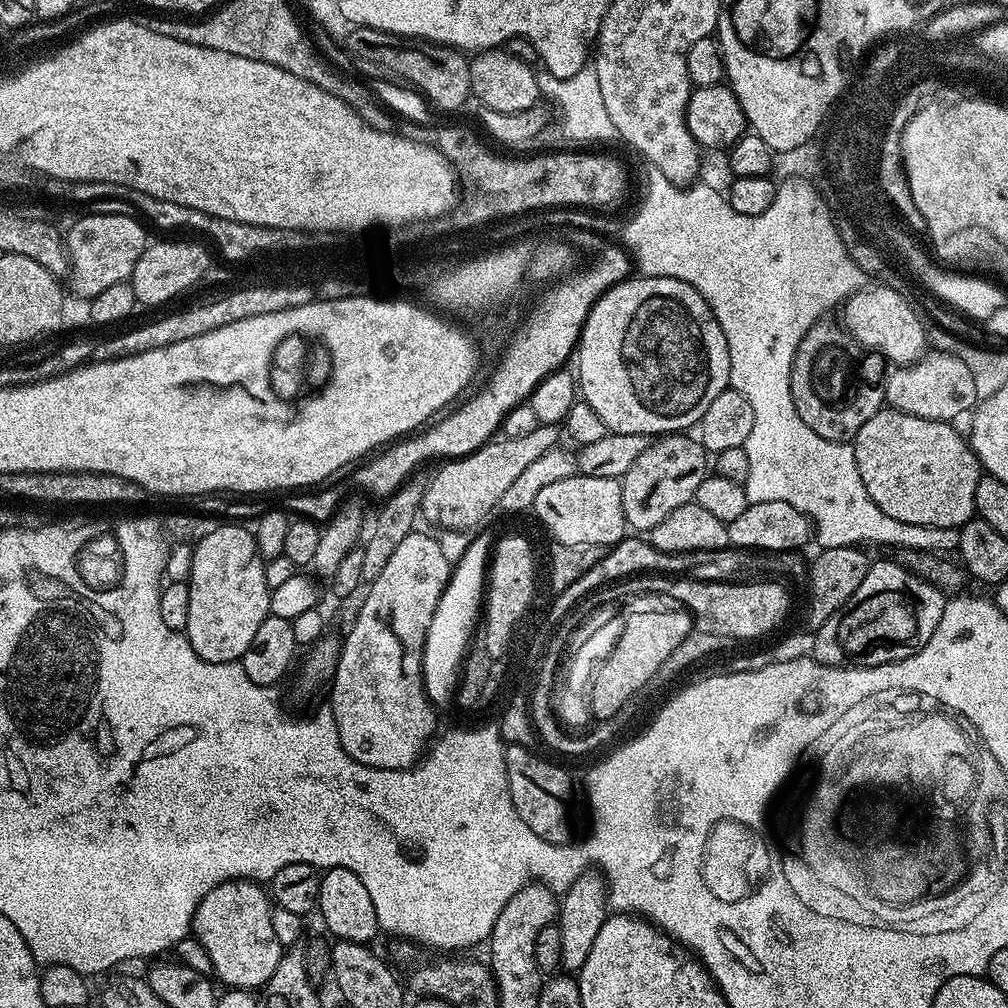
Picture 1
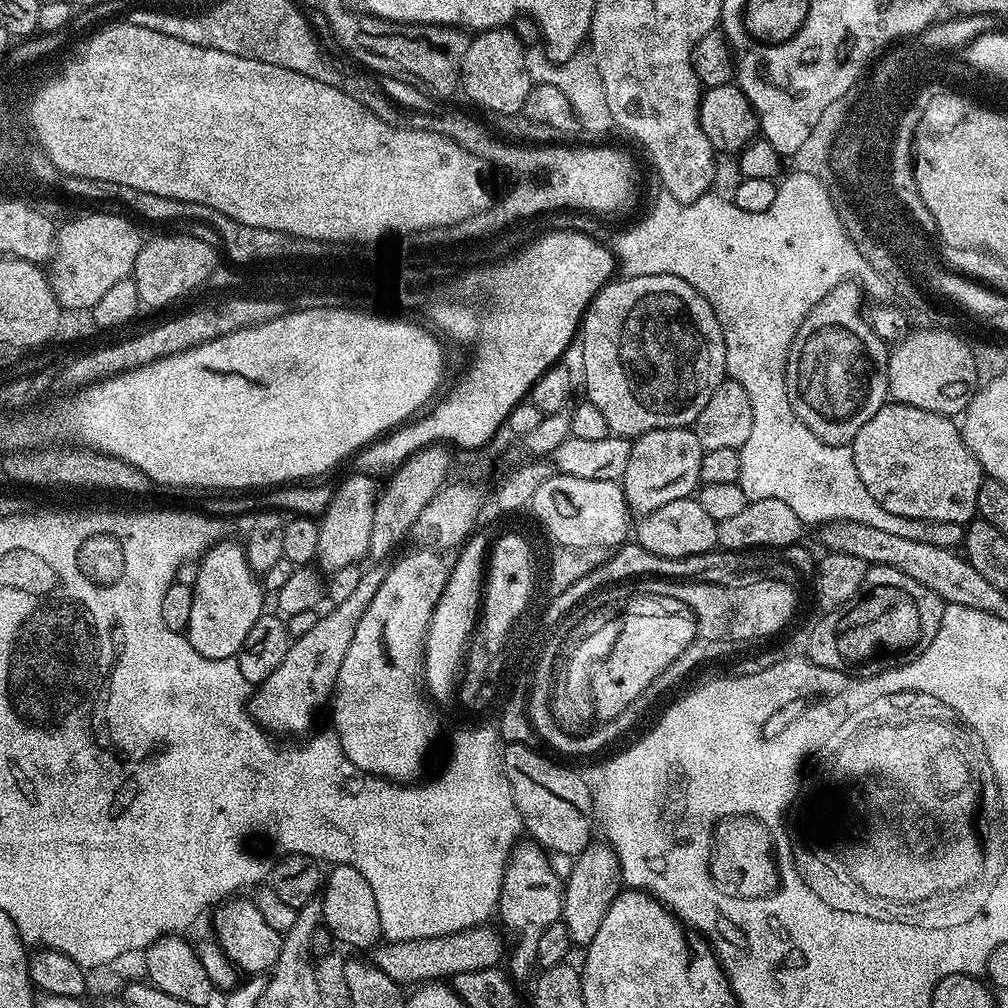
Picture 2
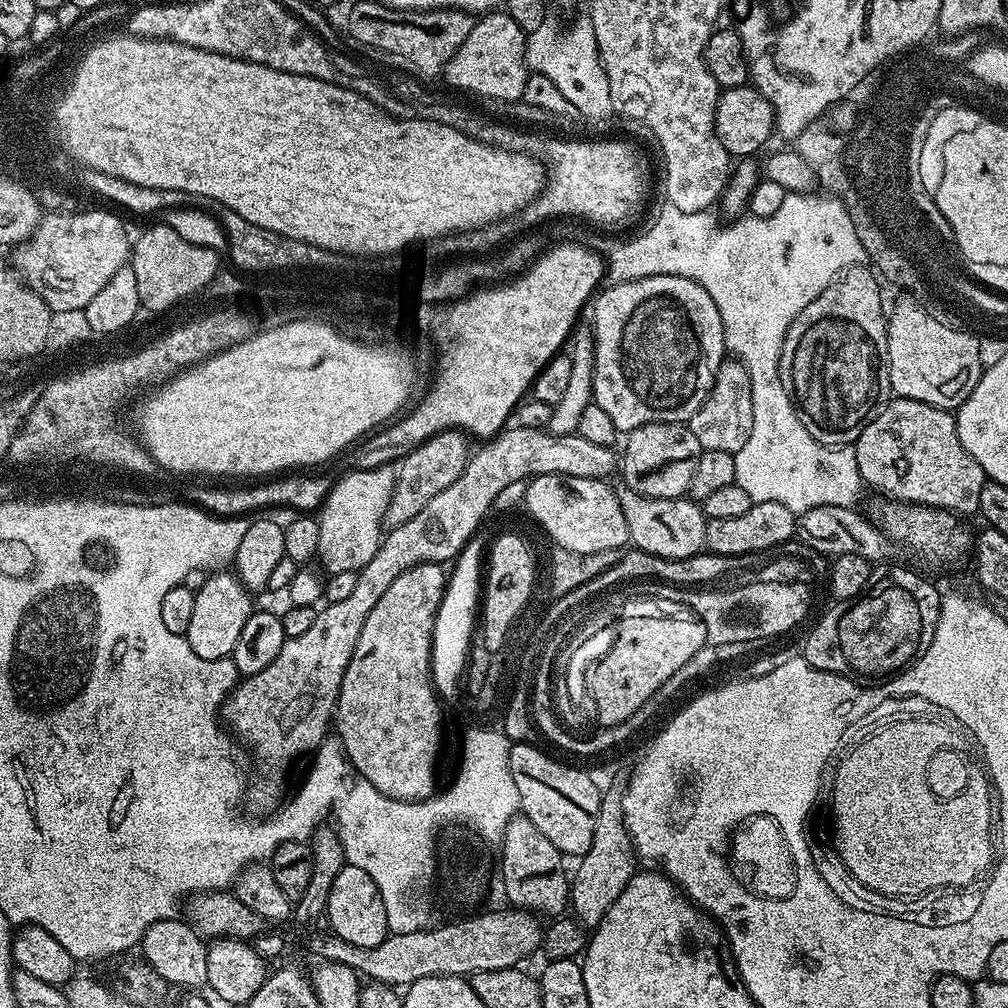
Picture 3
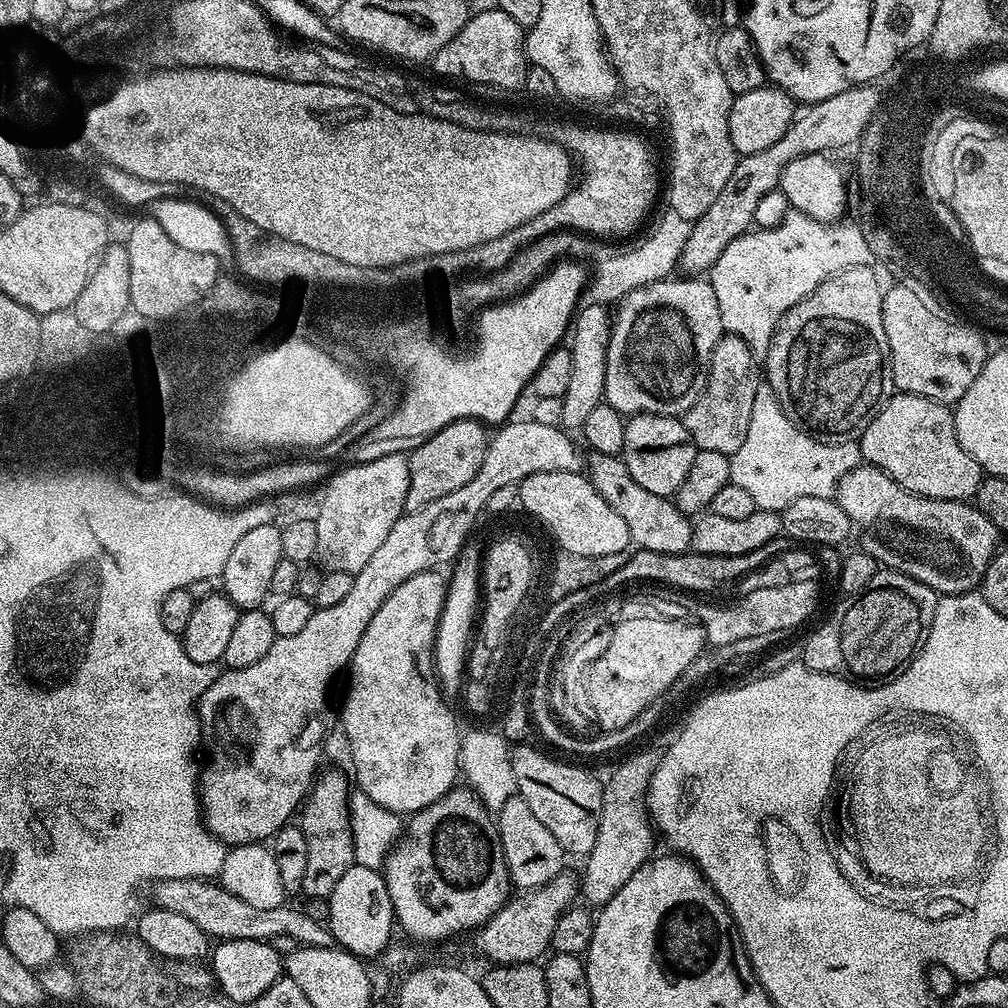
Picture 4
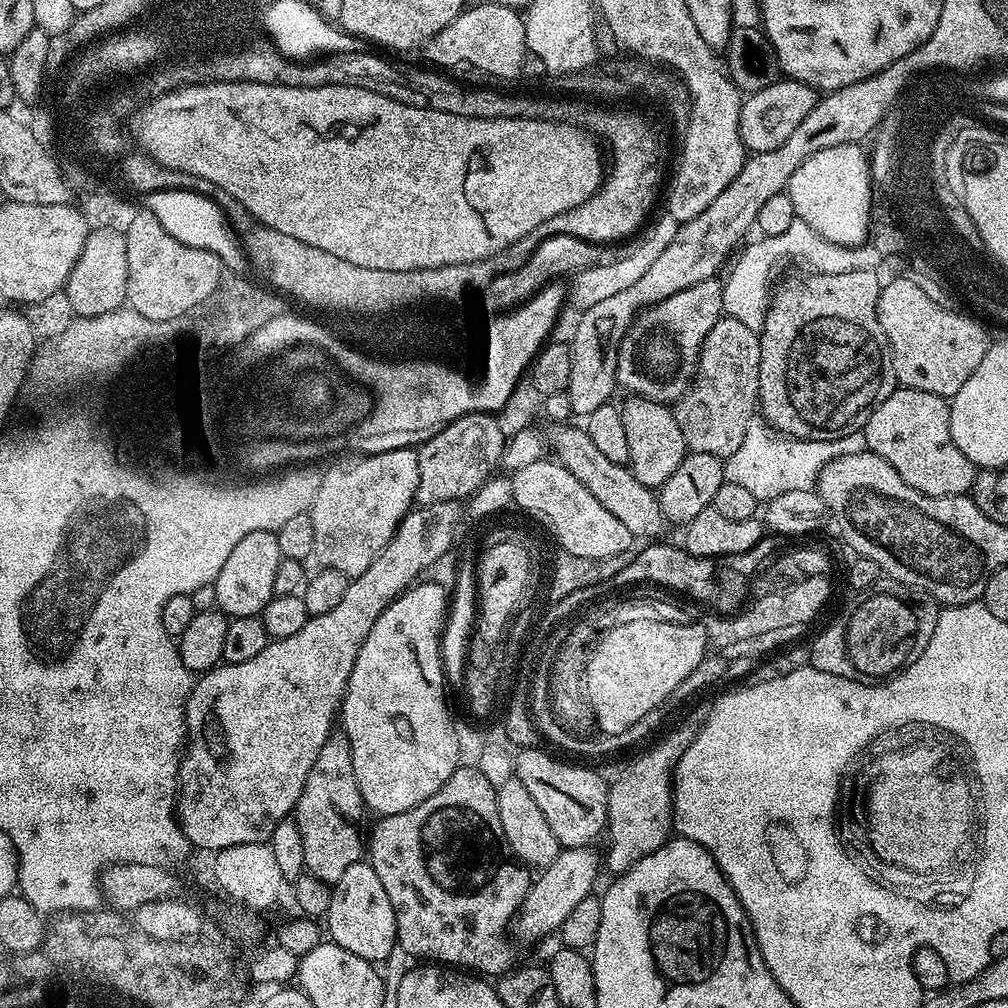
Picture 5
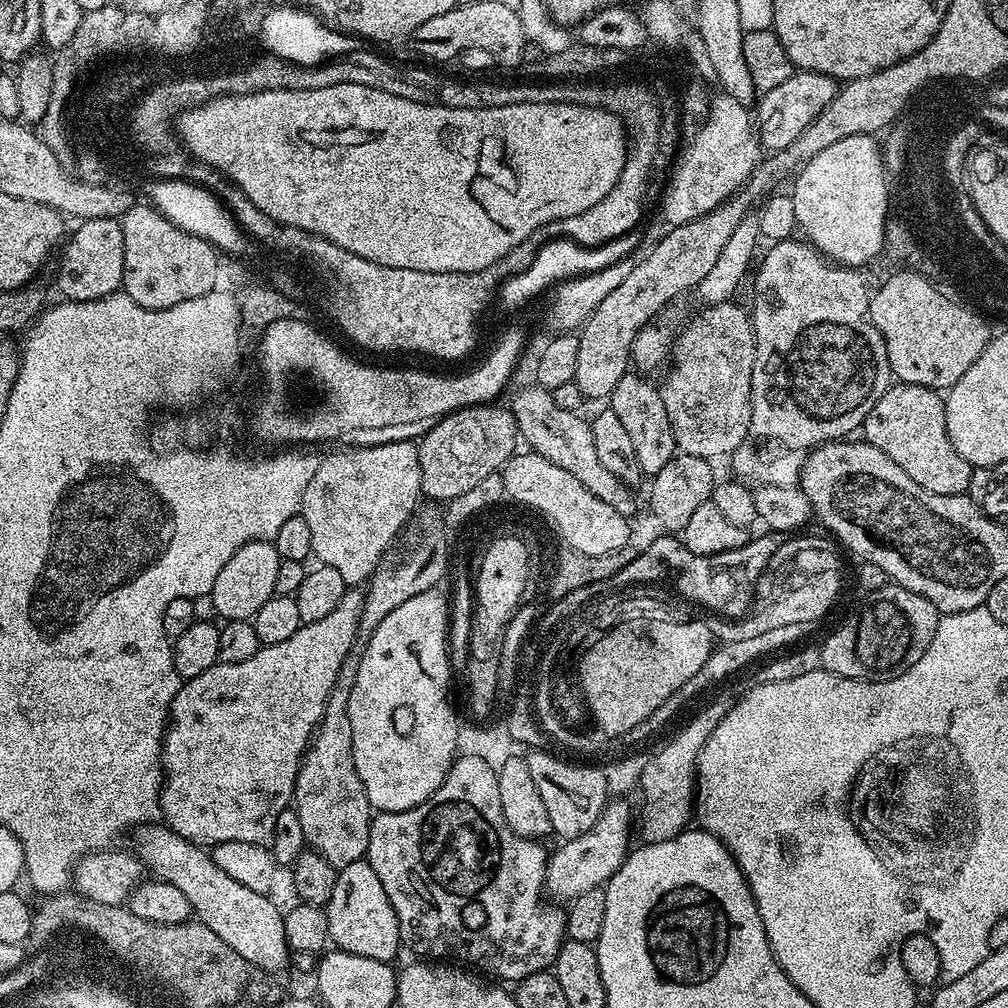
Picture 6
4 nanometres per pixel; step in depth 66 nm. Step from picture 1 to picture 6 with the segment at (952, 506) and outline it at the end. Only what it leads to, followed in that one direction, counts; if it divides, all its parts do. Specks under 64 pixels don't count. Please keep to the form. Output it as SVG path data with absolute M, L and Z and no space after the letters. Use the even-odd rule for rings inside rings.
M893 383L886 394L874 402L874 410L866 414L862 436L867 443L882 450L886 458L894 458L922 490L939 496L964 496L970 486L973 465L968 464L950 442L944 402L945 397L937 389Z

